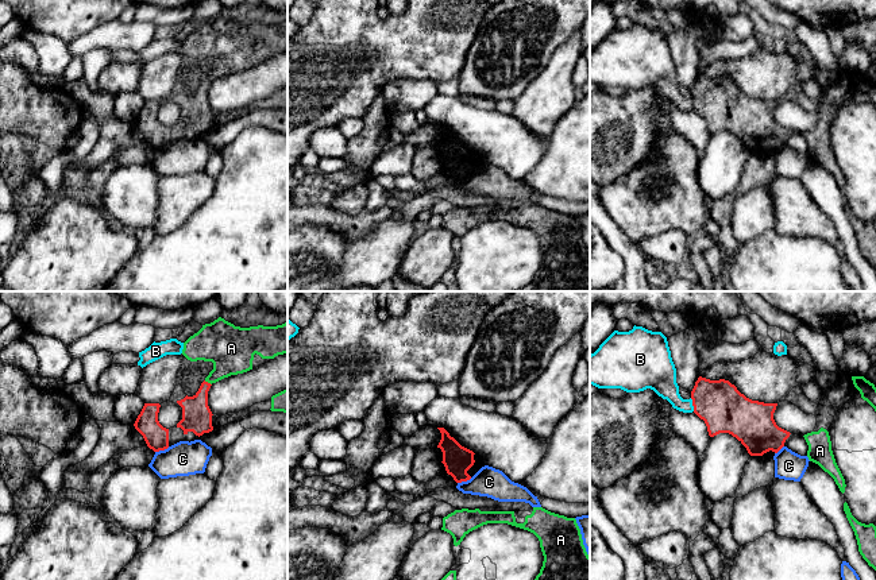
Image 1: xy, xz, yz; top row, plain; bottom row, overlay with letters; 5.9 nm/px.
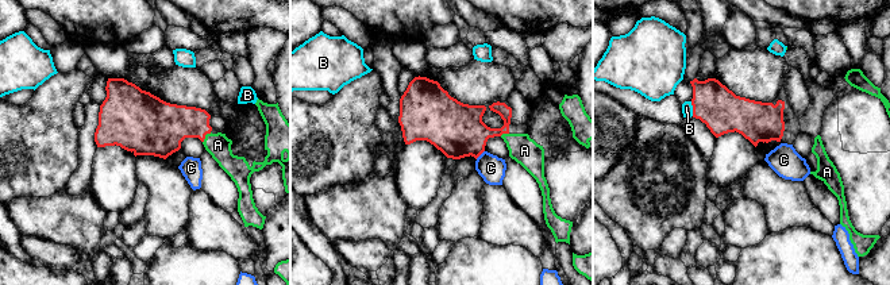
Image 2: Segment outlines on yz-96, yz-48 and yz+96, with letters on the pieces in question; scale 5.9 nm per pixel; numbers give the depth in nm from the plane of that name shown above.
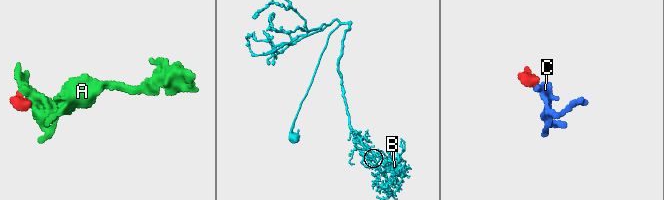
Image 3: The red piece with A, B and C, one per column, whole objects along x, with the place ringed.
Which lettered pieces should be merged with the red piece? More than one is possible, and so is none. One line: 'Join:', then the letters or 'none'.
Join: A

